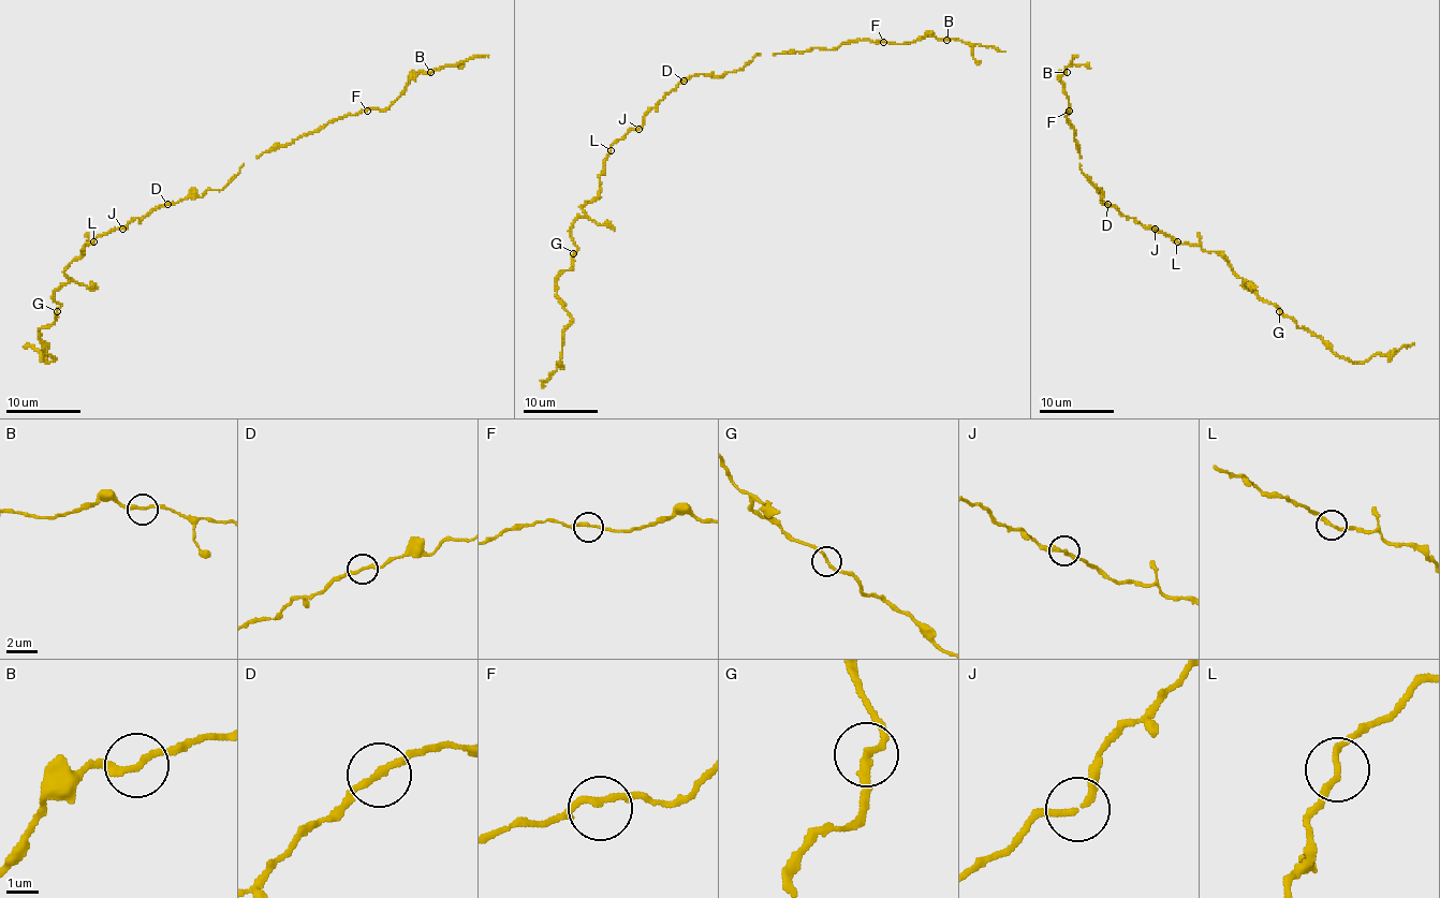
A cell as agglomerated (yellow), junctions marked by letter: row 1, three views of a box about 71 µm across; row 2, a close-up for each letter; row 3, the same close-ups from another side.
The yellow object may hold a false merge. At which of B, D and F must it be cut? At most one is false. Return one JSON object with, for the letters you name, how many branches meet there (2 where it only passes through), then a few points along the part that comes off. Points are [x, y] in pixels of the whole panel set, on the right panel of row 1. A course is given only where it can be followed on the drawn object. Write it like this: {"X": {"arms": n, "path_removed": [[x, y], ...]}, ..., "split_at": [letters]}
{"split_at": []}

